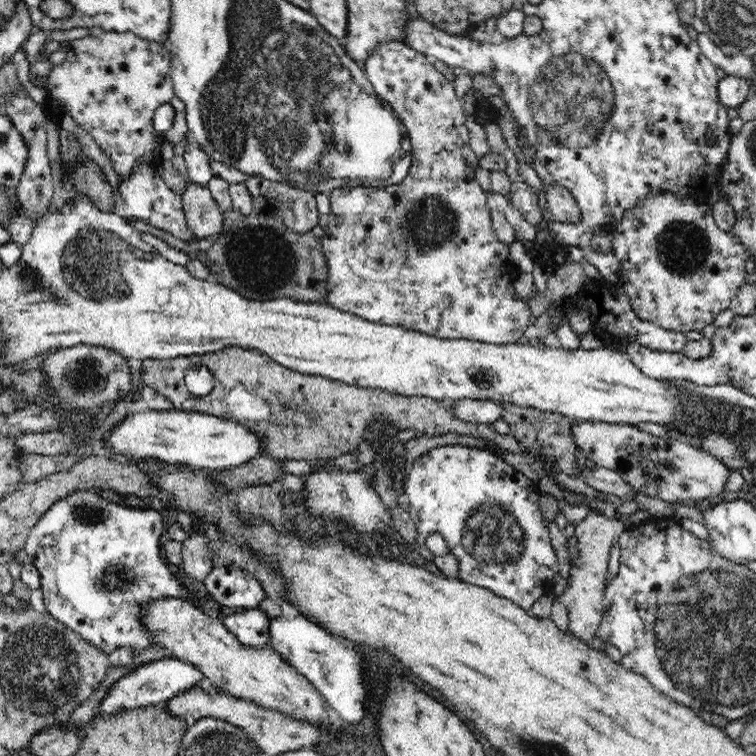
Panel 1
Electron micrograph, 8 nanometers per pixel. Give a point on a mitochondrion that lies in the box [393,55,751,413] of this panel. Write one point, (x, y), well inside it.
(682, 247)

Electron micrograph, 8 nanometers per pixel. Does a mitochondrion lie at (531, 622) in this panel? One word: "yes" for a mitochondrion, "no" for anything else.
no

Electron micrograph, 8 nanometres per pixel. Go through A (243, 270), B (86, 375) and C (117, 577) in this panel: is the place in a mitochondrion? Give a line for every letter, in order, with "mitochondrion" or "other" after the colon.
A: mitochondrion
B: mitochondrion
C: mitochondrion

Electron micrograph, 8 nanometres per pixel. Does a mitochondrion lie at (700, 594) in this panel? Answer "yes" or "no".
yes

